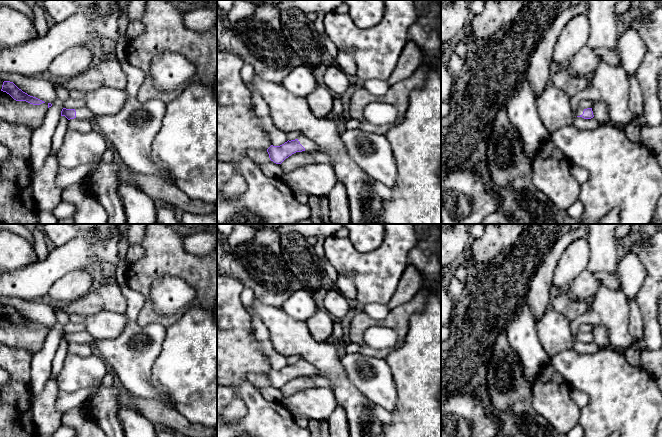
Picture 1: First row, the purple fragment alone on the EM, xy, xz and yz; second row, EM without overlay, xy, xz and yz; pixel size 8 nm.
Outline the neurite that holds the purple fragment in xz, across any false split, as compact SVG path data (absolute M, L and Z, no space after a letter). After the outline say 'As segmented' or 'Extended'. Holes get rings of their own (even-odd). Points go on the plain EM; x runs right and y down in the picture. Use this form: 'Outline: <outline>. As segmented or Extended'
Outline: M300 359L295 364L288 364L280 370L271 369L267 373L270 384L276 388L281 388L292 378L302 375L310 377L311 375L320 375L320 372L314 365L310 364L304 359Z. Extended

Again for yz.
Outline: M579 332L577 335L577 341L582 341L584 343L591 343L594 341L592 332L581 333Z. Extended

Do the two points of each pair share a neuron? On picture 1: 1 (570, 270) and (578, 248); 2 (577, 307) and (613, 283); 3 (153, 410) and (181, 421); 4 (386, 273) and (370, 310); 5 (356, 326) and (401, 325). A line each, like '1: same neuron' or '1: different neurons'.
1: same neuron
2: different neurons
3: same neuron
4: different neurons
5: same neuron

